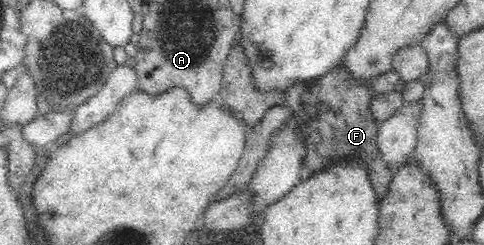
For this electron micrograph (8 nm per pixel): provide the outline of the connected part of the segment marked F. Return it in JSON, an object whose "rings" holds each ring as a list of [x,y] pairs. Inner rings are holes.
{"rings":[[[342,64],[331,69],[329,73],[311,81],[290,88],[284,97],[292,114],[306,122],[306,143],[308,151],[305,158],[306,175],[331,170],[335,164],[349,164],[356,160],[367,170],[367,181],[375,191],[377,207],[385,198],[394,172],[386,169],[381,154],[377,150],[378,121],[371,113],[372,94],[368,88],[358,86],[355,81],[347,81],[343,75]]]}

